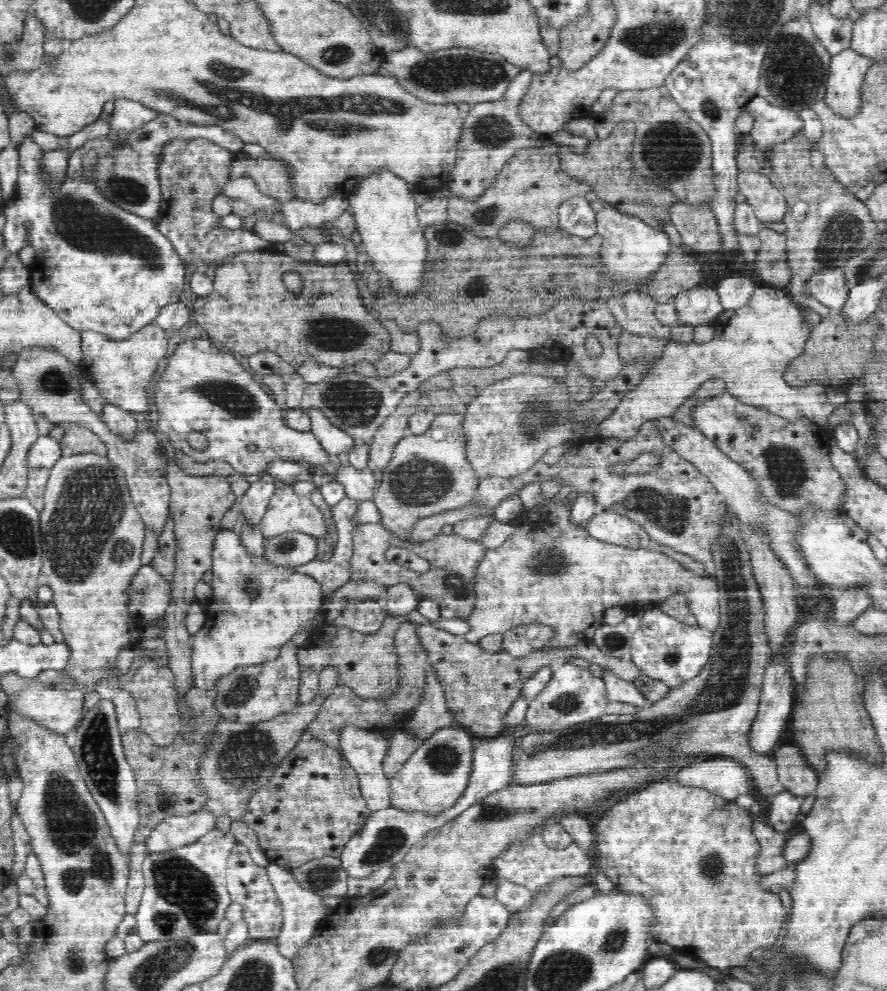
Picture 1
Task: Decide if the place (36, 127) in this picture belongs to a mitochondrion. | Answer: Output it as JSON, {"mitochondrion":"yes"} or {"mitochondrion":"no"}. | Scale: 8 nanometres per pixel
{"mitochondrion":"no"}

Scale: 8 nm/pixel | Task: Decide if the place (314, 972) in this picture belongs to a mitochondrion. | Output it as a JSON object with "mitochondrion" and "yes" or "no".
{"mitochondrion":"no"}

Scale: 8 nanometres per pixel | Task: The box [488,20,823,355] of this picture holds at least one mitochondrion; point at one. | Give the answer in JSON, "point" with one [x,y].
{"point":[668,152]}

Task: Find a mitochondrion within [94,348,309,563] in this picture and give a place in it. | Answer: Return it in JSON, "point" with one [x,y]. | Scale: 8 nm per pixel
{"point":[237,400]}

